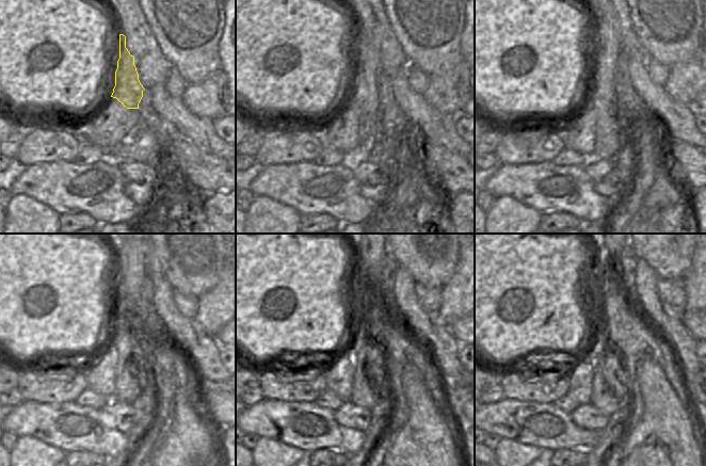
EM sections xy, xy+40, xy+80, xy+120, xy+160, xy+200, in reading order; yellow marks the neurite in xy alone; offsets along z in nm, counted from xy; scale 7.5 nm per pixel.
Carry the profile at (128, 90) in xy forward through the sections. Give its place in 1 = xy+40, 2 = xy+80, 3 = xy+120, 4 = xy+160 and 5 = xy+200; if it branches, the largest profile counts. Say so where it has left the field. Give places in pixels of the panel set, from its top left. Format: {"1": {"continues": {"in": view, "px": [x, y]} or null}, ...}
{"1": {"continues": {"in": "xy+40", "px": [367, 70]}}, "2": {"continues": {"in": "xy+80", "px": [610, 134]}}, "3": {"continues": {"in": "xy+120", "px": [131, 374]}}, "4": {"continues": {"in": "xy+160", "px": [368, 384]}}, "5": {"continues": {"in": "xy+200", "px": [604, 394]}}}

